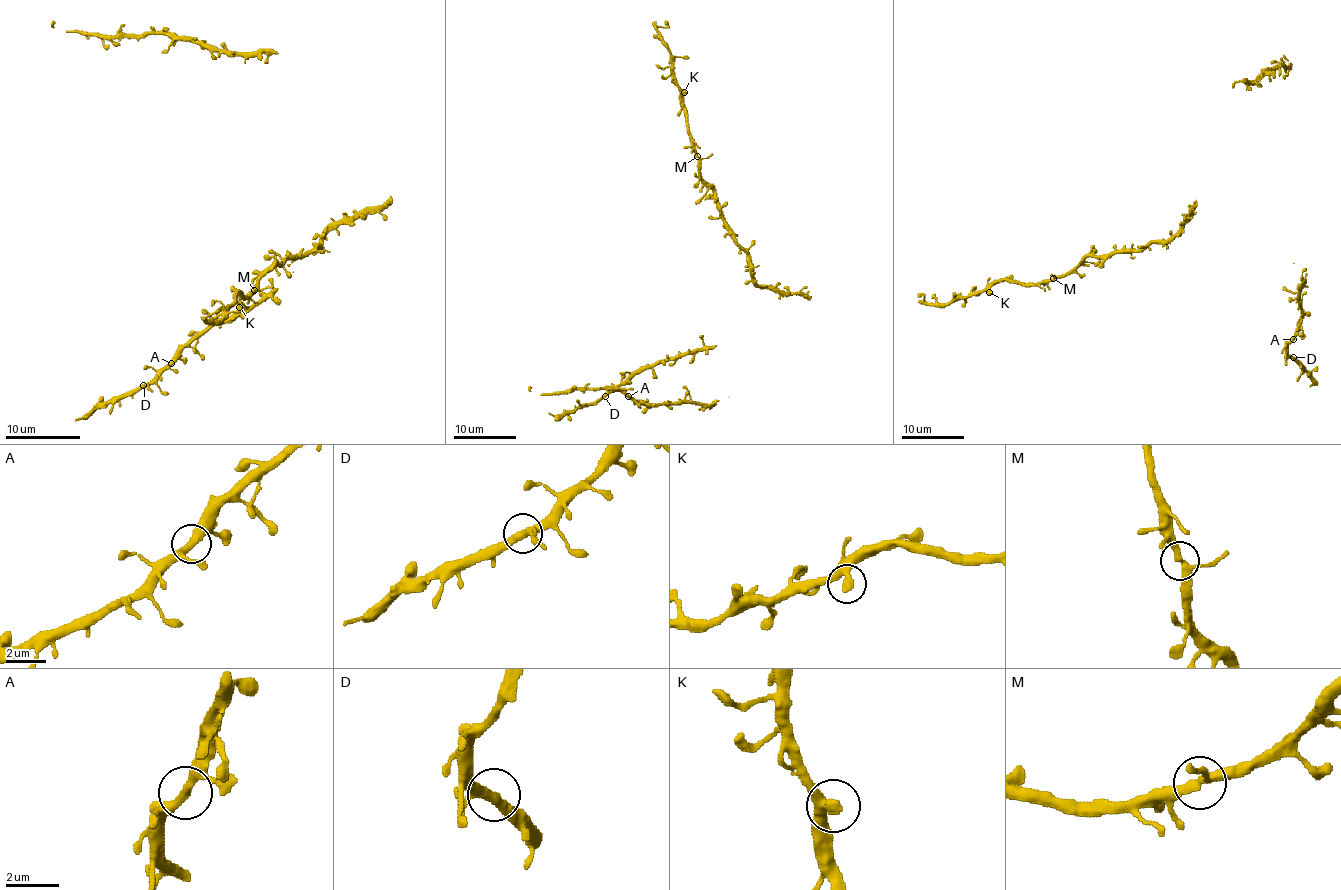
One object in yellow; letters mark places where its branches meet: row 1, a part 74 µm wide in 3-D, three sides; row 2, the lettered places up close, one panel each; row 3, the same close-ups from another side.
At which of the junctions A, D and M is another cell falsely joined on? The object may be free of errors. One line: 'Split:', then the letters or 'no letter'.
Split: no letter

